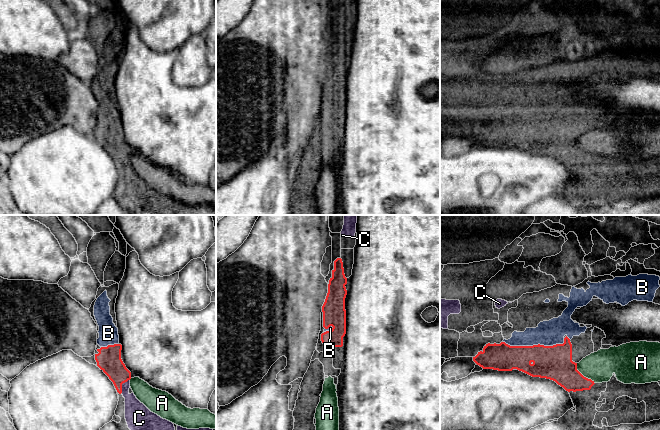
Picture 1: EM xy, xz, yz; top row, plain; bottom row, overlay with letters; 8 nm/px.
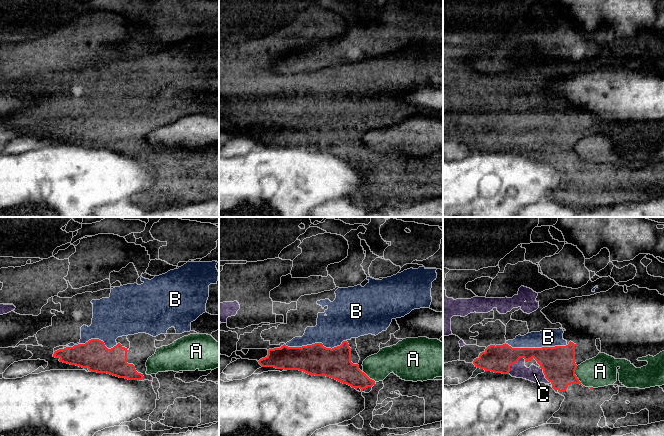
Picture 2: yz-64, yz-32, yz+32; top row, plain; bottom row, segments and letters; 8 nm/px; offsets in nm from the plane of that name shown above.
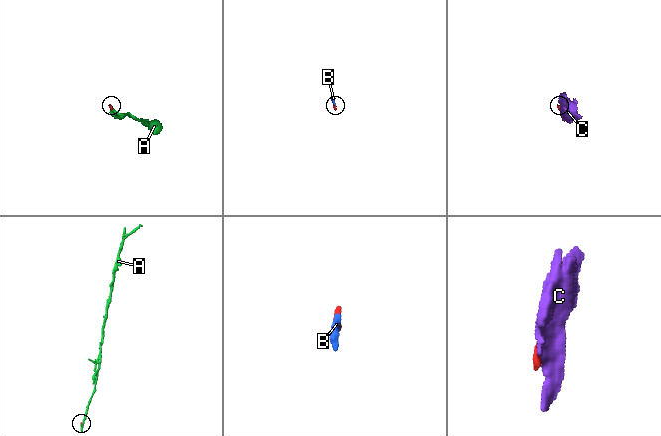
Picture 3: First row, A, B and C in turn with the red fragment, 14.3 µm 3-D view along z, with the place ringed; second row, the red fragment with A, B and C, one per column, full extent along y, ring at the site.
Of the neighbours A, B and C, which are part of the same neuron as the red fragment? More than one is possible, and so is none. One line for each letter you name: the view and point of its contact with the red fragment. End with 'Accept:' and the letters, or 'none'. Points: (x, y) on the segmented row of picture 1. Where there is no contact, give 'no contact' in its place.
B: meets red in yz at (535, 345)
C: meets red in xy at (121, 385)
Accept: B, C

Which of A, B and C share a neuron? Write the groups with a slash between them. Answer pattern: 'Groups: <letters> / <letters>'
Groups: A / B C

